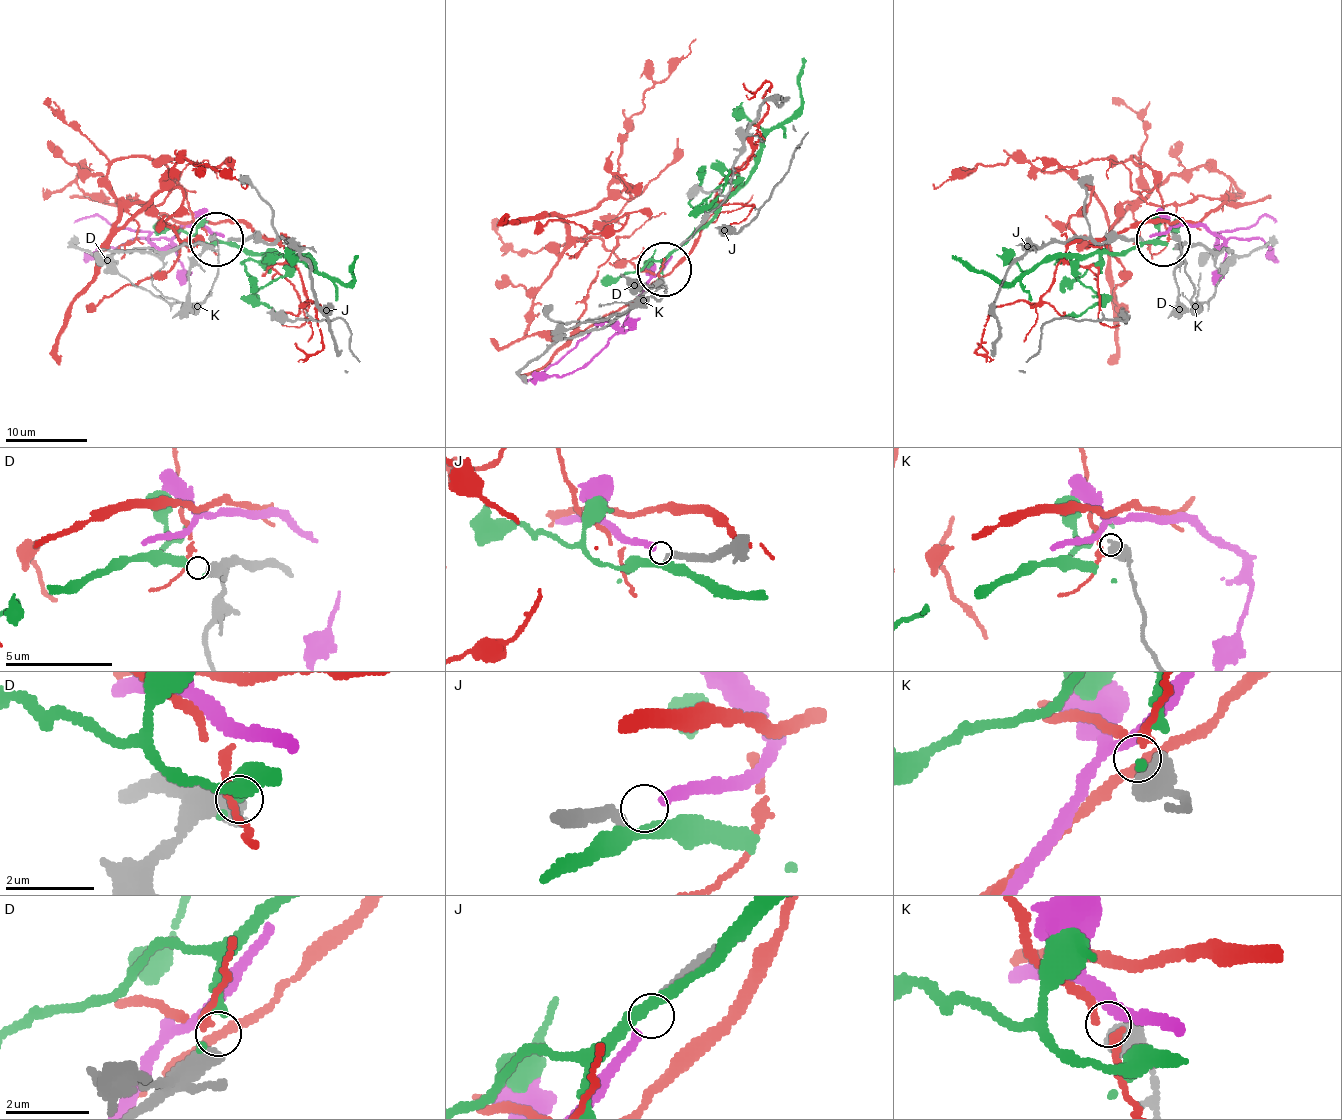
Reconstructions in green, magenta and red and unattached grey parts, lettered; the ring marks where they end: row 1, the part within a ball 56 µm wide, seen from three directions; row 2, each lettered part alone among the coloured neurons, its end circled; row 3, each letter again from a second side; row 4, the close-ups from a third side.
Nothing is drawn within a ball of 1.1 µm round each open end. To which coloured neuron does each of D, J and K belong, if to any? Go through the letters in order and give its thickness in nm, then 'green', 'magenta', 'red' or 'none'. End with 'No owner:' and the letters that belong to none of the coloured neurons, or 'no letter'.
D: 320 nm thick; green
J: 240 nm thick; magenta
K: 600 nm thick; red
No owner: no letter

